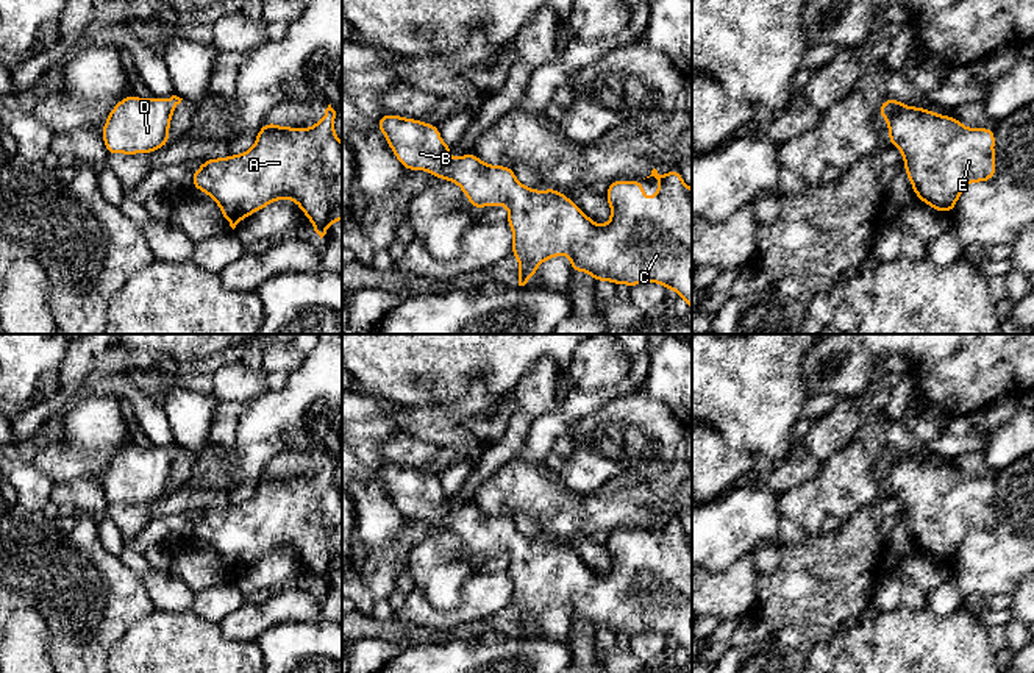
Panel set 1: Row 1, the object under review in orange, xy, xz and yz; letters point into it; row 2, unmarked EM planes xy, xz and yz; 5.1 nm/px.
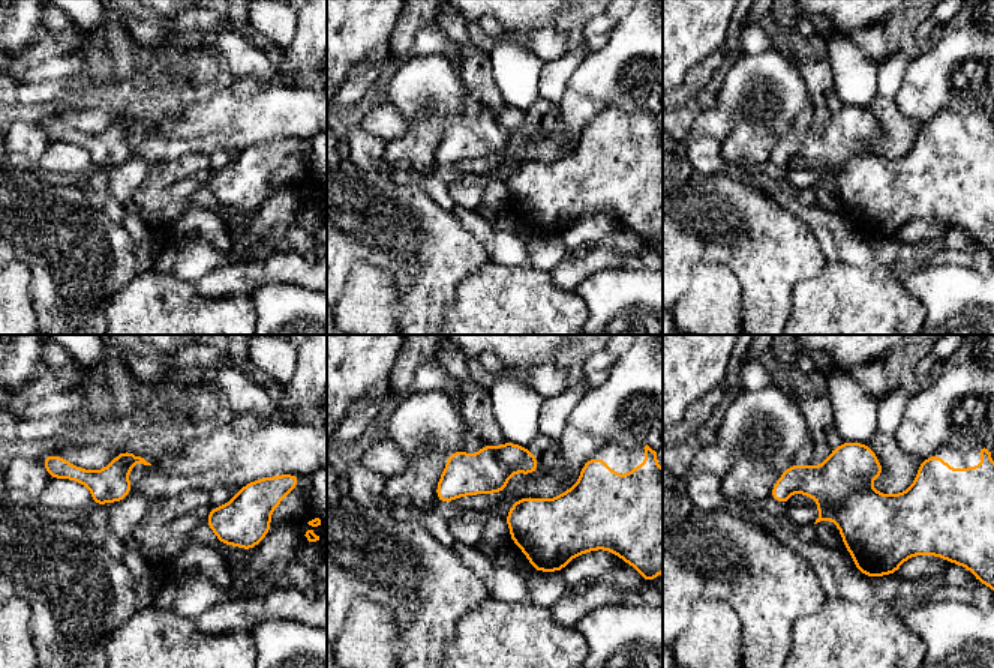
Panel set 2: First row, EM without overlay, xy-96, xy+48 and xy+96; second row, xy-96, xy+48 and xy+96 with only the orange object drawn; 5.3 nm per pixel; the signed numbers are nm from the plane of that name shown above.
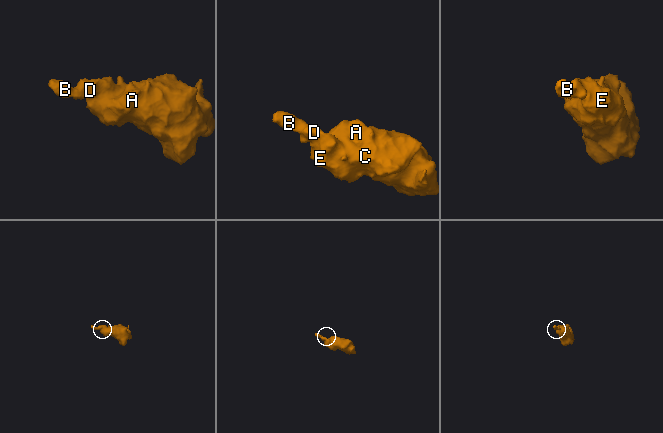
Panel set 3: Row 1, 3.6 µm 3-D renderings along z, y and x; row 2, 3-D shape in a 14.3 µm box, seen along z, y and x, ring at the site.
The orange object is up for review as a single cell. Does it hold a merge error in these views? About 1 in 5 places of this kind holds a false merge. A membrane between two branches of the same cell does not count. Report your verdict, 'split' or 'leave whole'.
leave whole

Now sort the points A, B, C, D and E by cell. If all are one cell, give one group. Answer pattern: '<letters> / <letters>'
A B C D E

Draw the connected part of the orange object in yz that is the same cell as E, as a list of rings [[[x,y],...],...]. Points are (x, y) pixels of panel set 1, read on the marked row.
[[[886,98],[878,114],[887,120],[889,145],[895,145],[903,155],[904,172],[915,197],[932,209],[950,214],[967,184],[995,176],[993,128],[968,128],[953,116],[907,106],[895,98]]]

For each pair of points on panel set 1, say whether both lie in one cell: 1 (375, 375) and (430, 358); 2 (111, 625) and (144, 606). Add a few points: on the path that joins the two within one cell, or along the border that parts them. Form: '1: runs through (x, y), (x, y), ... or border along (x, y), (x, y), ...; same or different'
1: runs through (389, 361), (392, 358), (416, 358); same
2: runs through (119, 617), (130, 606), (136, 606); same

